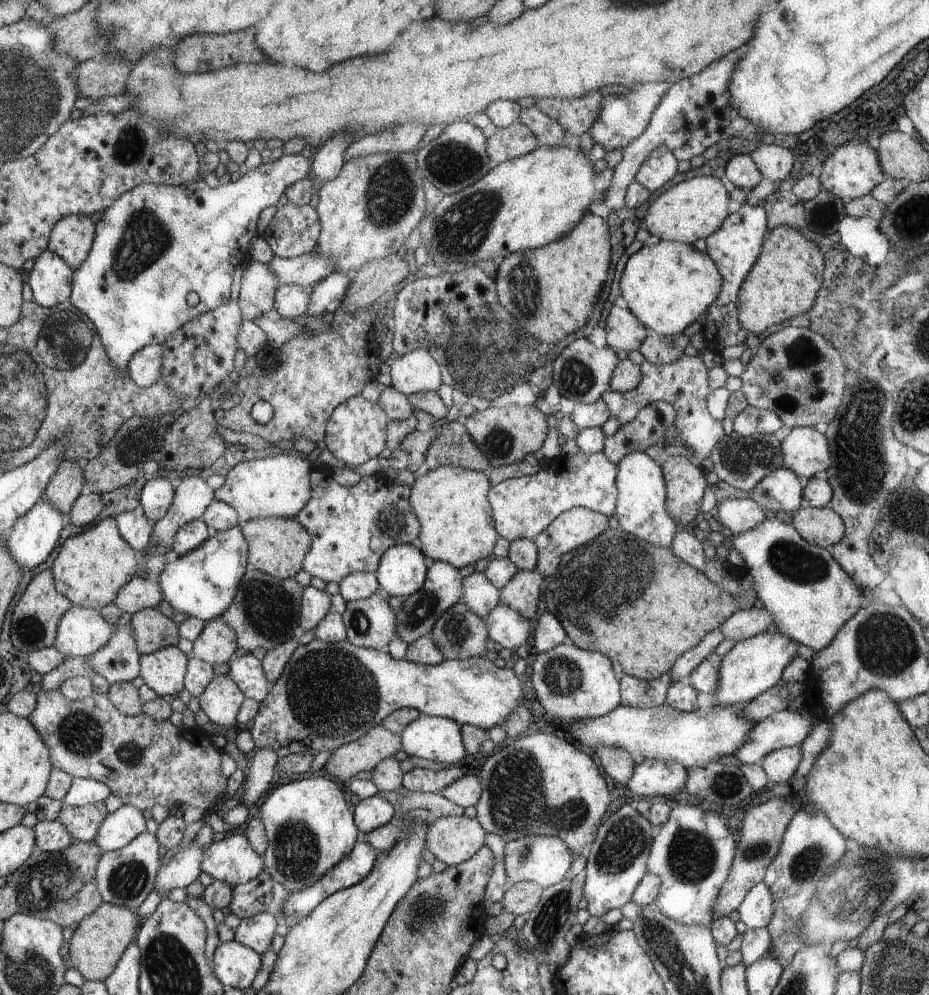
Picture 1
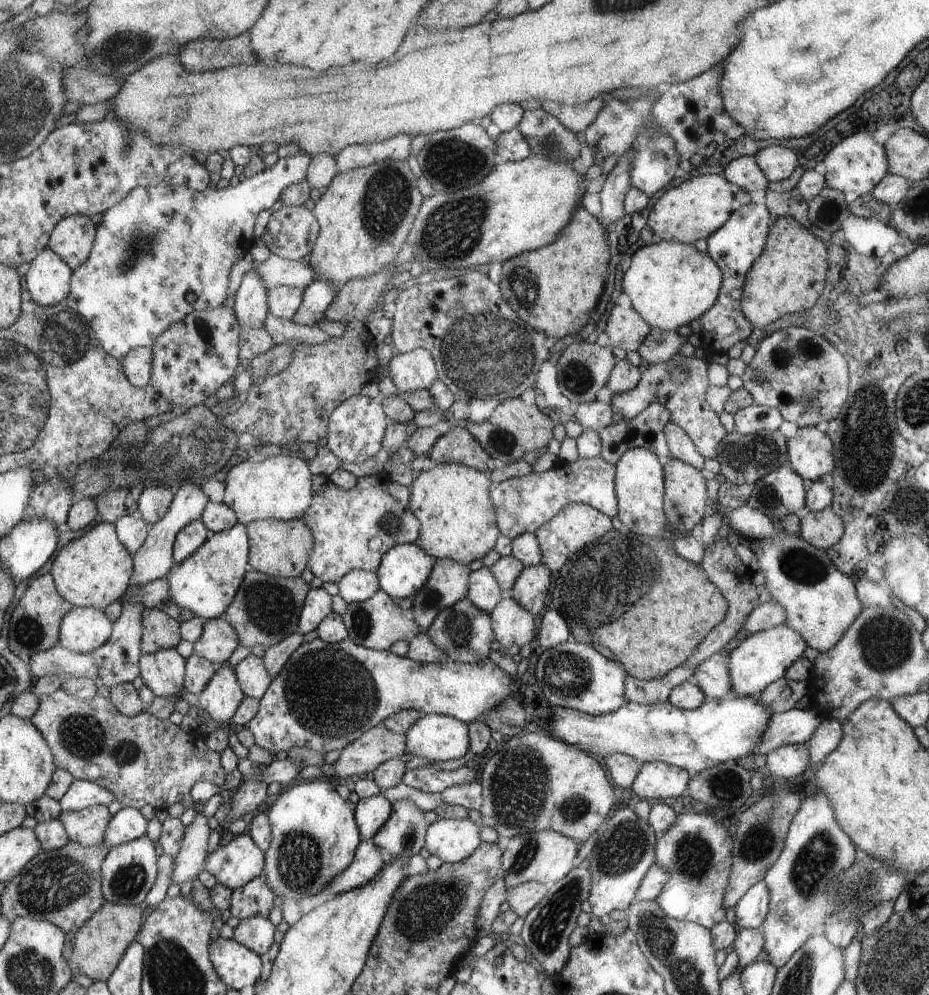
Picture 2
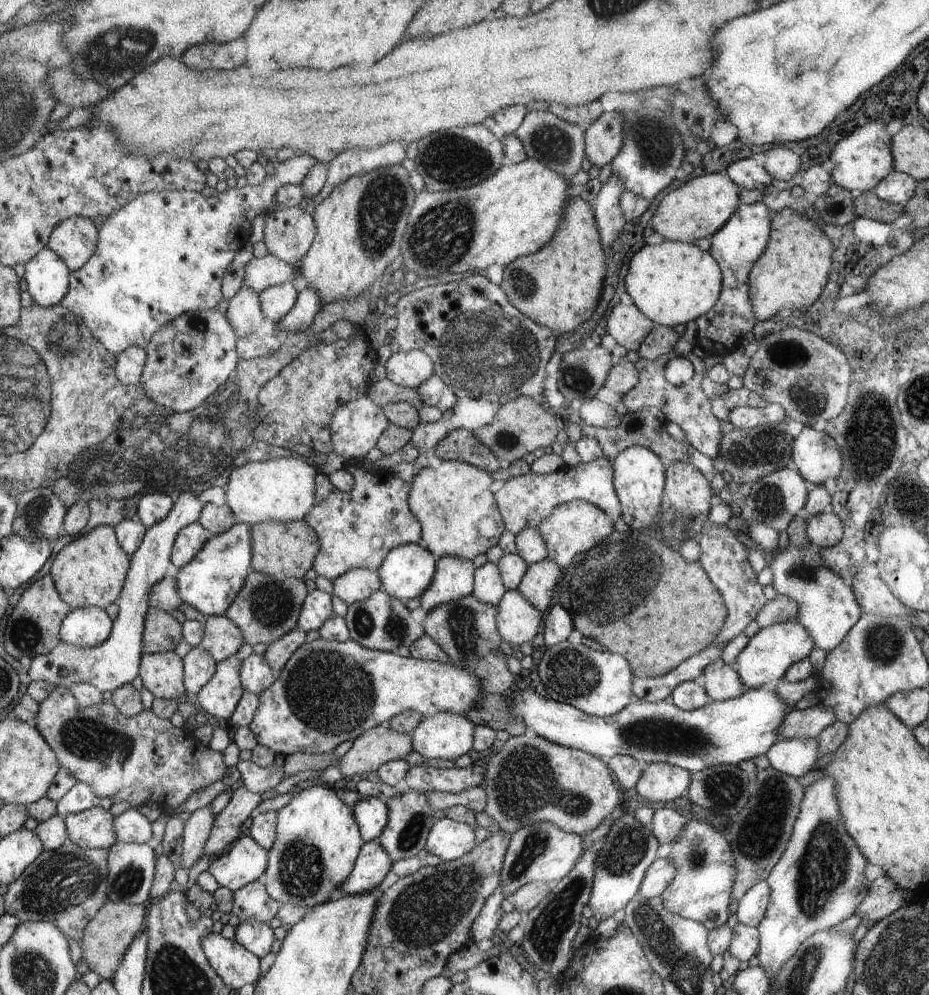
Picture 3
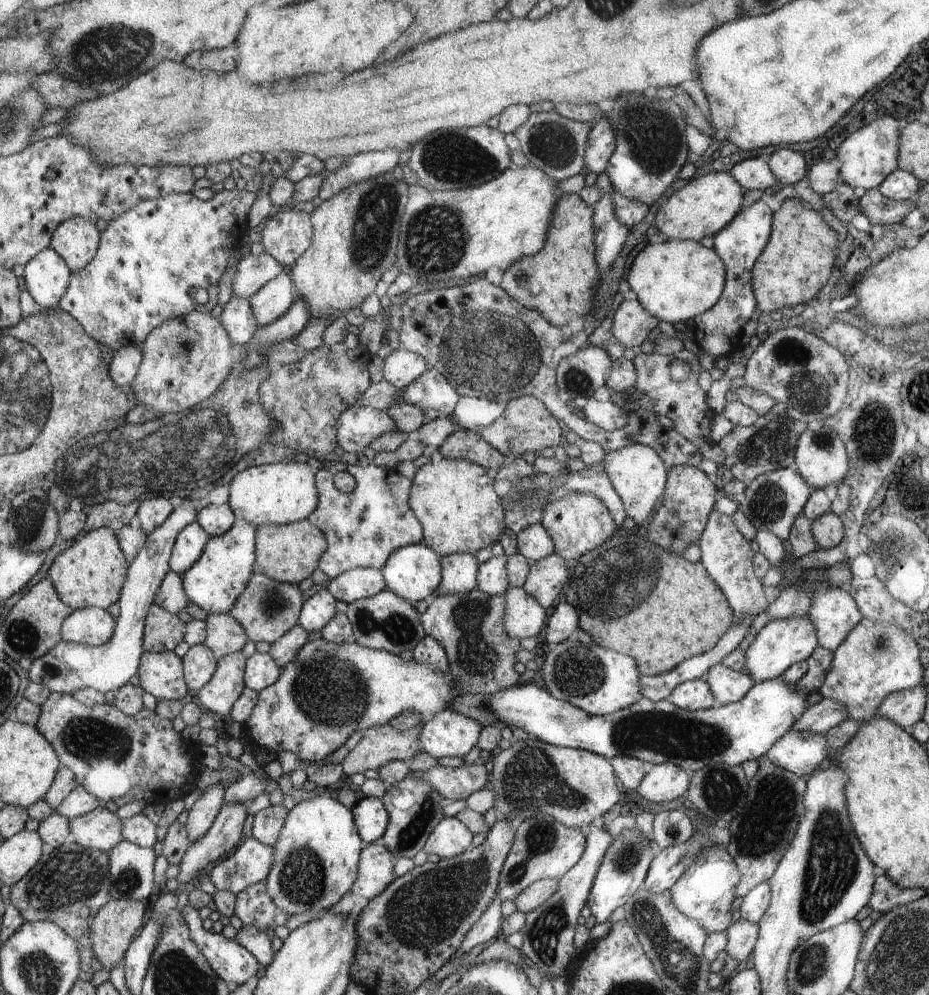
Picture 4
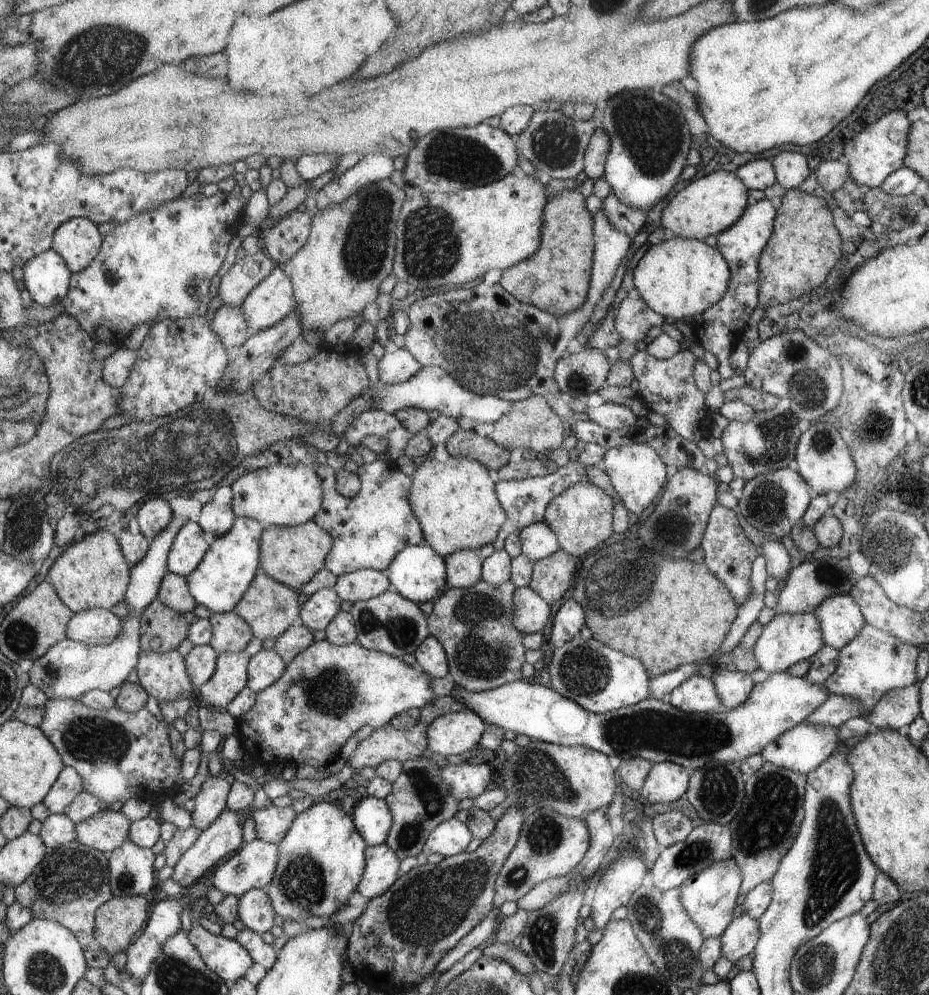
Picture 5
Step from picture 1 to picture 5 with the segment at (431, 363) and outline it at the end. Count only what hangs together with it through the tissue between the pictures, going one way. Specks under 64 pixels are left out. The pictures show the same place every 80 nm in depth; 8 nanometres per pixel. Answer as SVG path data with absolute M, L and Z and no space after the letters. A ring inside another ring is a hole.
M402 348L392 353L384 353L378 361L378 368L379 380L389 385L395 385L406 382L422 366L408 349Z

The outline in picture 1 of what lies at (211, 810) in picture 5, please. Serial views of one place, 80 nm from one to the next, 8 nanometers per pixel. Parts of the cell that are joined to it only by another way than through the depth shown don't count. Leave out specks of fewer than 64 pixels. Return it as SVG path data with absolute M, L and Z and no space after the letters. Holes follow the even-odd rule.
M193 839L186 848L179 848L166 865L159 868L155 888L162 896L167 896L174 888L183 888L192 884L200 873L203 848Z

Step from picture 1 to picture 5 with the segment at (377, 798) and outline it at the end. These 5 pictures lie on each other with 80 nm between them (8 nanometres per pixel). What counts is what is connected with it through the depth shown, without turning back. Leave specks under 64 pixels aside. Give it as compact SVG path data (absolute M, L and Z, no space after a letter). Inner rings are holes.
M359 794L351 817L357 830L372 845L381 845L393 826L393 813L385 799Z

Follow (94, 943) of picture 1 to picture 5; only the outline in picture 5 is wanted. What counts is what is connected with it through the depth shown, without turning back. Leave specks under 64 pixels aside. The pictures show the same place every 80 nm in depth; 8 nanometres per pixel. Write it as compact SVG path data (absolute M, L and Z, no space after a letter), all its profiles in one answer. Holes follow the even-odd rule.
M144 896L112 897L96 912L97 941L111 954L132 945L132 938L147 926L148 900Z

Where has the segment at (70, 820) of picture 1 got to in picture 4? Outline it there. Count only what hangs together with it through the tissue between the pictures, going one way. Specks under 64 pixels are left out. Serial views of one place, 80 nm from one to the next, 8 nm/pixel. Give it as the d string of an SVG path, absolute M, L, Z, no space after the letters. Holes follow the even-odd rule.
M97 808L73 818L70 826L72 841L107 854L125 839L123 820L106 808Z

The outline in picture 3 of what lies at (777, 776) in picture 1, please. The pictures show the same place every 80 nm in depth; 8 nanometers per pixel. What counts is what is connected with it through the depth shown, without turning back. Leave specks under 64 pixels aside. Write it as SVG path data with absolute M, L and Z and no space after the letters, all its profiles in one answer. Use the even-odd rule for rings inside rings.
M794 737L780 739L766 753L770 764L782 774L800 778L812 770L820 756L818 738Z

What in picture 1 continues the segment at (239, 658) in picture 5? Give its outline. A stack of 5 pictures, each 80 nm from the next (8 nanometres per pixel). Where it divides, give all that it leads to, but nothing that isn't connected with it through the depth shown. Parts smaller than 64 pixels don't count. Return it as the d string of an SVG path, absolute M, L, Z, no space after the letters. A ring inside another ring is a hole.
M228 673L215 675L210 684L197 696L201 709L218 726L232 727L236 714L245 702L245 693Z

